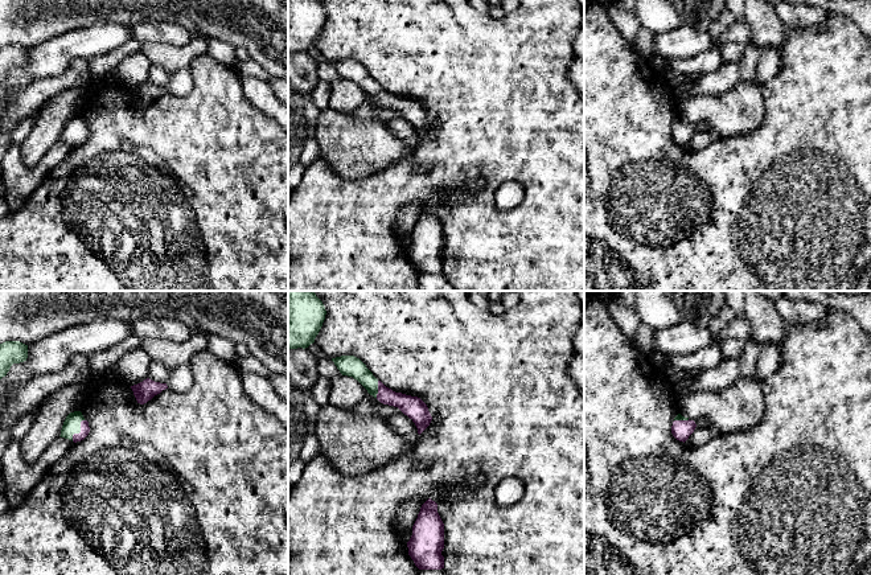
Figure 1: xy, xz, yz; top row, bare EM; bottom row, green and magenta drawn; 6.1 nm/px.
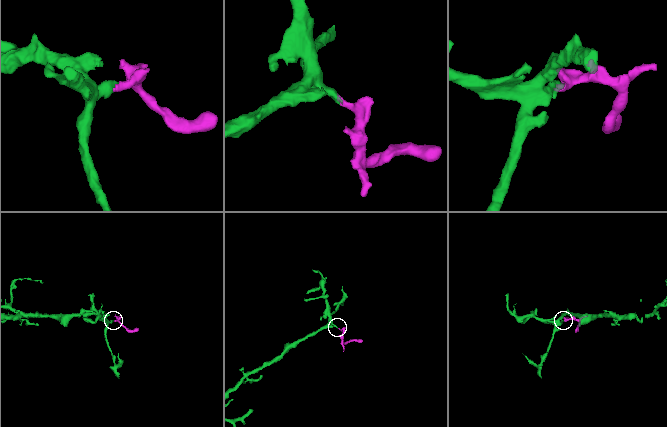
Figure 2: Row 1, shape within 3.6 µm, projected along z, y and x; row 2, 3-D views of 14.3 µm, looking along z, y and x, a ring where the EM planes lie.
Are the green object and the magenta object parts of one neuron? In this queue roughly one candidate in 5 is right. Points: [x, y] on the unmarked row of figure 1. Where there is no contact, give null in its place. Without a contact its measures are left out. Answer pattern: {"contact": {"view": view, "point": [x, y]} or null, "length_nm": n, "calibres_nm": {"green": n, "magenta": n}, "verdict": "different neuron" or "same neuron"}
{"contact": {"view": "xy", "point": [79, 135]}, "length_nm": 150, "calibres_nm": {"green": 110, "magenta": 60}, "verdict": "same neuron"}

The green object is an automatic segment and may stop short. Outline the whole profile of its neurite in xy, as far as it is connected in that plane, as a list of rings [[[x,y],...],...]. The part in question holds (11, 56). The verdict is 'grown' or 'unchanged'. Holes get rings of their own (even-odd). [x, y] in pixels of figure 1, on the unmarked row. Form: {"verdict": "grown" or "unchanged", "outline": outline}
{"verdict": "unchanged", "outline": [[[5,45],[0,48],[0,83],[7,79],[13,67],[28,62],[28,49],[20,45]]]}

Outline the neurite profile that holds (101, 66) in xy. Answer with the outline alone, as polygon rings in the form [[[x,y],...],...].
[[[135,38],[128,40],[115,50],[87,59],[91,79],[108,78],[118,70],[120,62],[140,50],[141,44]]]

